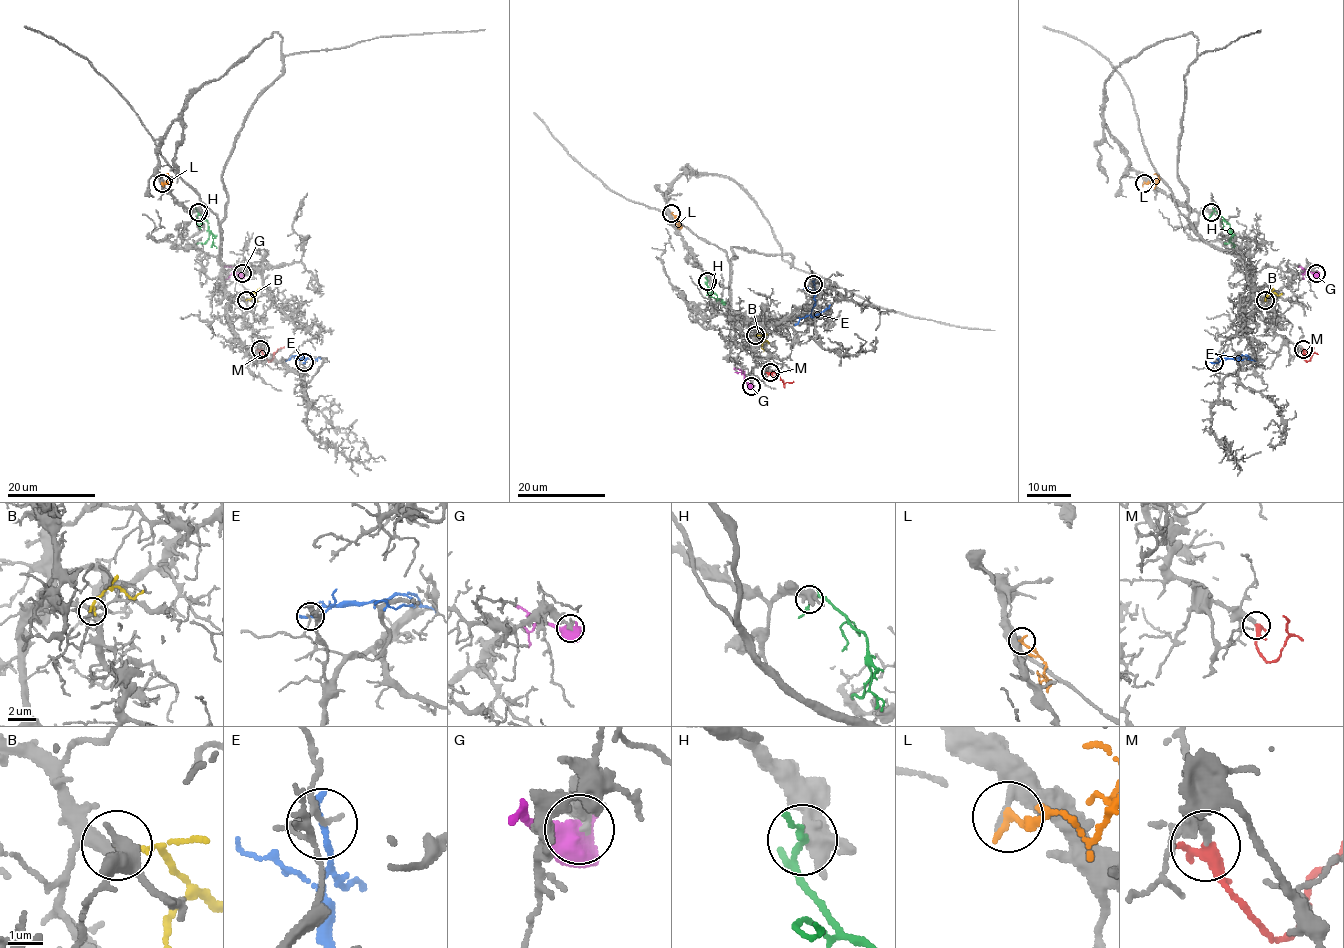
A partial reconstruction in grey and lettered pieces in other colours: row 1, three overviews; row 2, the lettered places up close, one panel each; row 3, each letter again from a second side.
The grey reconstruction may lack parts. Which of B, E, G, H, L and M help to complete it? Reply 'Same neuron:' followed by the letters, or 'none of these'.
Same neuron: B, M

